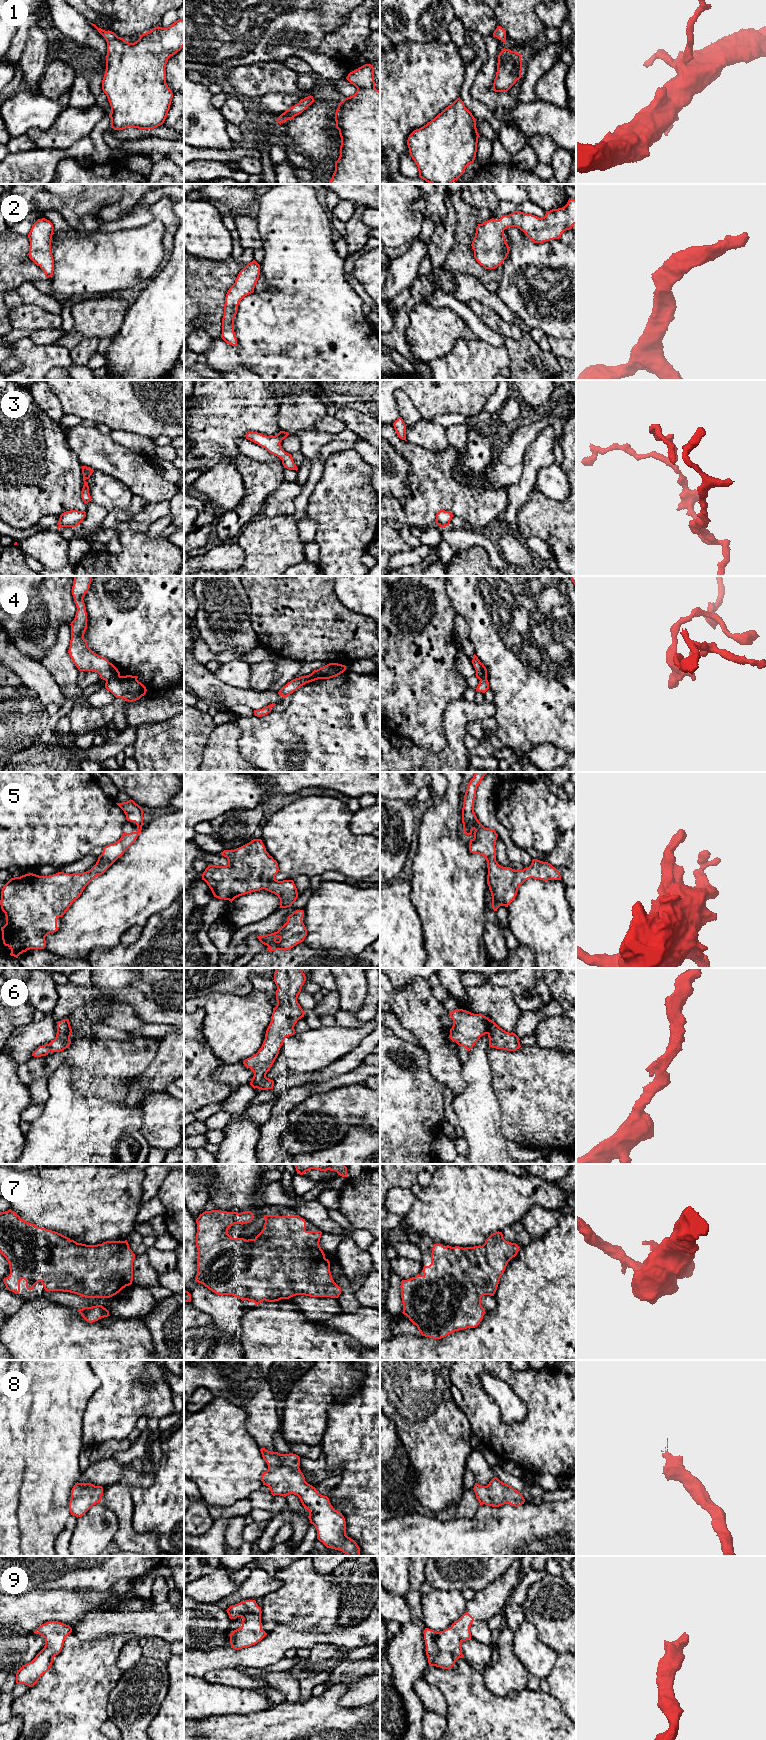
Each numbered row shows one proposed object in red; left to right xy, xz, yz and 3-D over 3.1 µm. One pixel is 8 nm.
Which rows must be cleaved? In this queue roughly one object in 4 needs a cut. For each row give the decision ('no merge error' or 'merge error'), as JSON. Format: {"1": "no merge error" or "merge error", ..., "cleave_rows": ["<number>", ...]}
{"1": "no merge error", "2": "no merge error", "3": "no merge error", "4": "merge error", "5": "no merge error", "6": "no merge error", "7": "no merge error", "8": "no merge error", "9": "no merge error", "cleave_rows": ["4"]}

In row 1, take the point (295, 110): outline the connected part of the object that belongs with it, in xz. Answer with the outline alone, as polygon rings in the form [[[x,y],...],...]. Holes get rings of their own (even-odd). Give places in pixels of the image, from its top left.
[[[313,96],[301,99],[297,104],[282,113],[277,119],[275,119],[275,121],[281,125],[283,122],[293,119],[295,116],[306,110],[314,101]]]

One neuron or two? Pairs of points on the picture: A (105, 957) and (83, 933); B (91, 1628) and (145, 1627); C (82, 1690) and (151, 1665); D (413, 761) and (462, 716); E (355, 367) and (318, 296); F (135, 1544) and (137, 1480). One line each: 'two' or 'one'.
A: two
B: one
C: two
D: one
E: one
F: one

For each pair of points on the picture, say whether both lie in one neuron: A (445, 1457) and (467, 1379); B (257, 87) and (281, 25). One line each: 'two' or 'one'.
A: two
B: two

